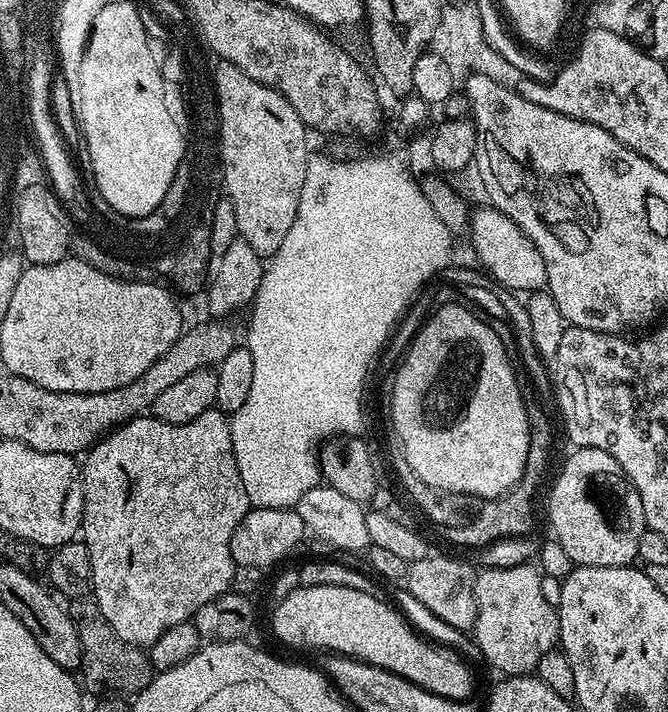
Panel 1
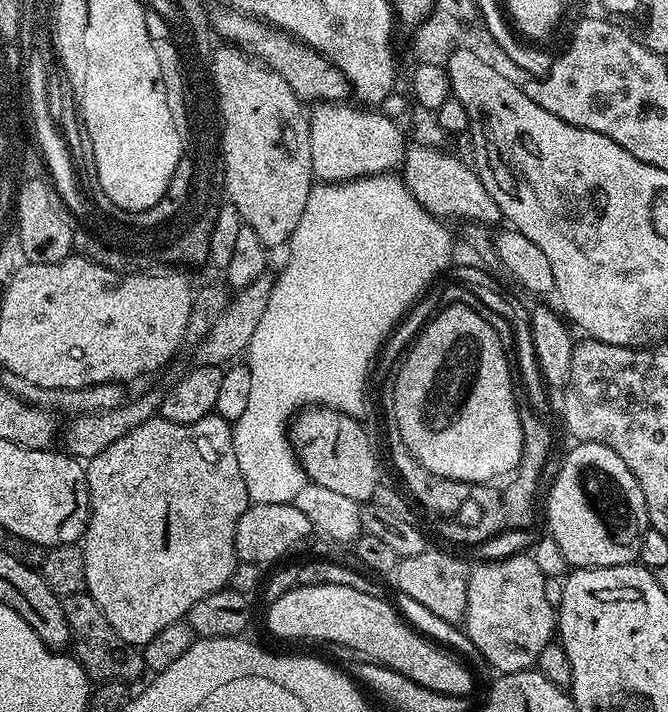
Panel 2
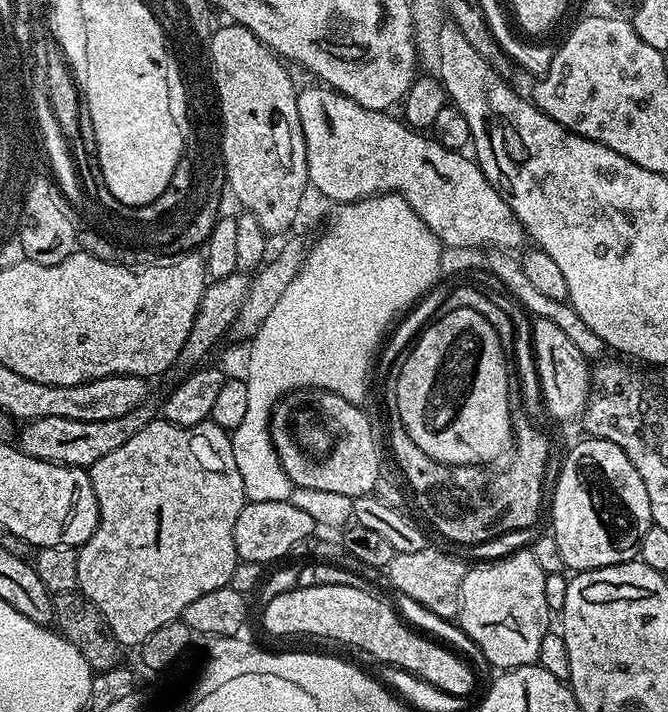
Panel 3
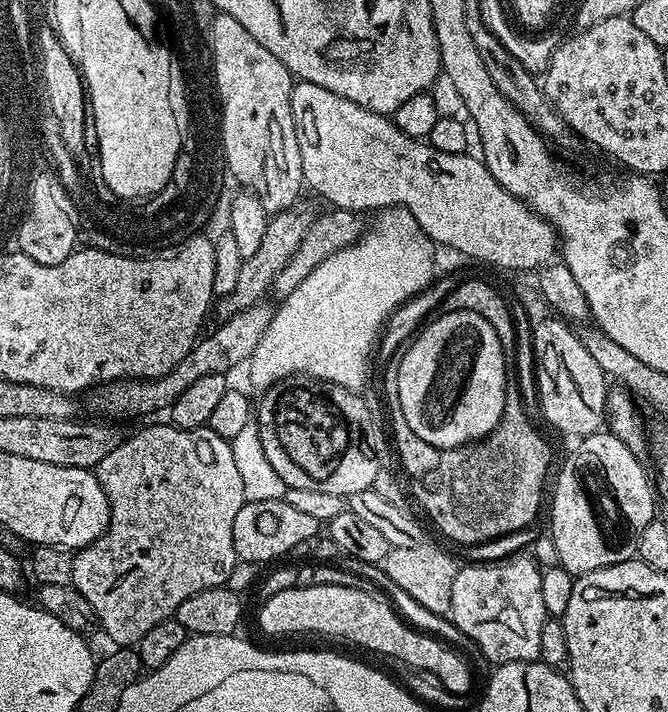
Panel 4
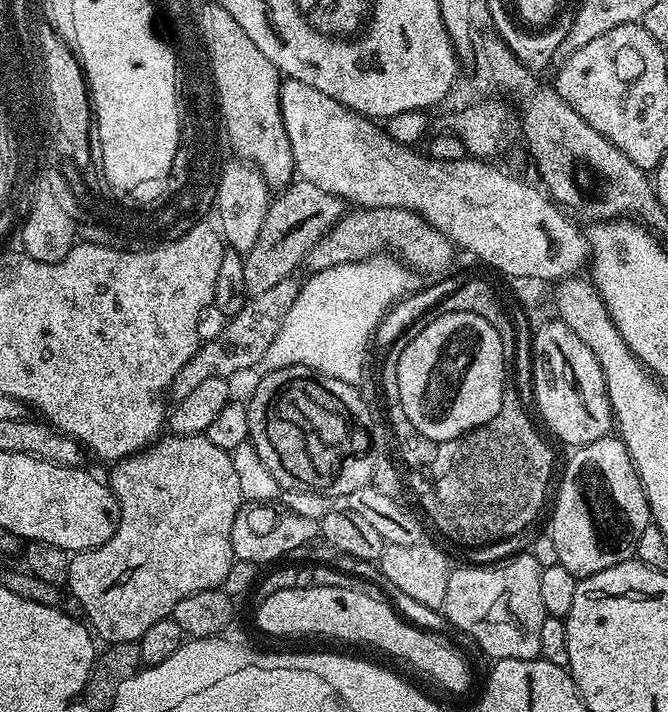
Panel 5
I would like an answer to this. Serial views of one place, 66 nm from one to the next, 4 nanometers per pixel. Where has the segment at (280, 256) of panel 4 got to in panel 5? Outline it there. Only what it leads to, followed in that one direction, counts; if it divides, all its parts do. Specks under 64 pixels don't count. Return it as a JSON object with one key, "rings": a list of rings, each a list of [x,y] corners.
{"rings":[[[299,178],[293,179],[277,196],[280,197],[277,200],[275,197],[266,210],[266,222],[262,222],[262,234],[258,234],[258,242],[254,242],[252,249],[244,256],[244,277],[249,297],[263,294],[265,290],[270,290],[270,286],[278,286],[278,282],[293,275],[299,264],[301,267],[314,242],[318,242],[318,238],[328,233],[346,211],[345,201],[339,200],[334,194],[326,194],[326,190],[318,190],[314,182],[306,182]]]}

